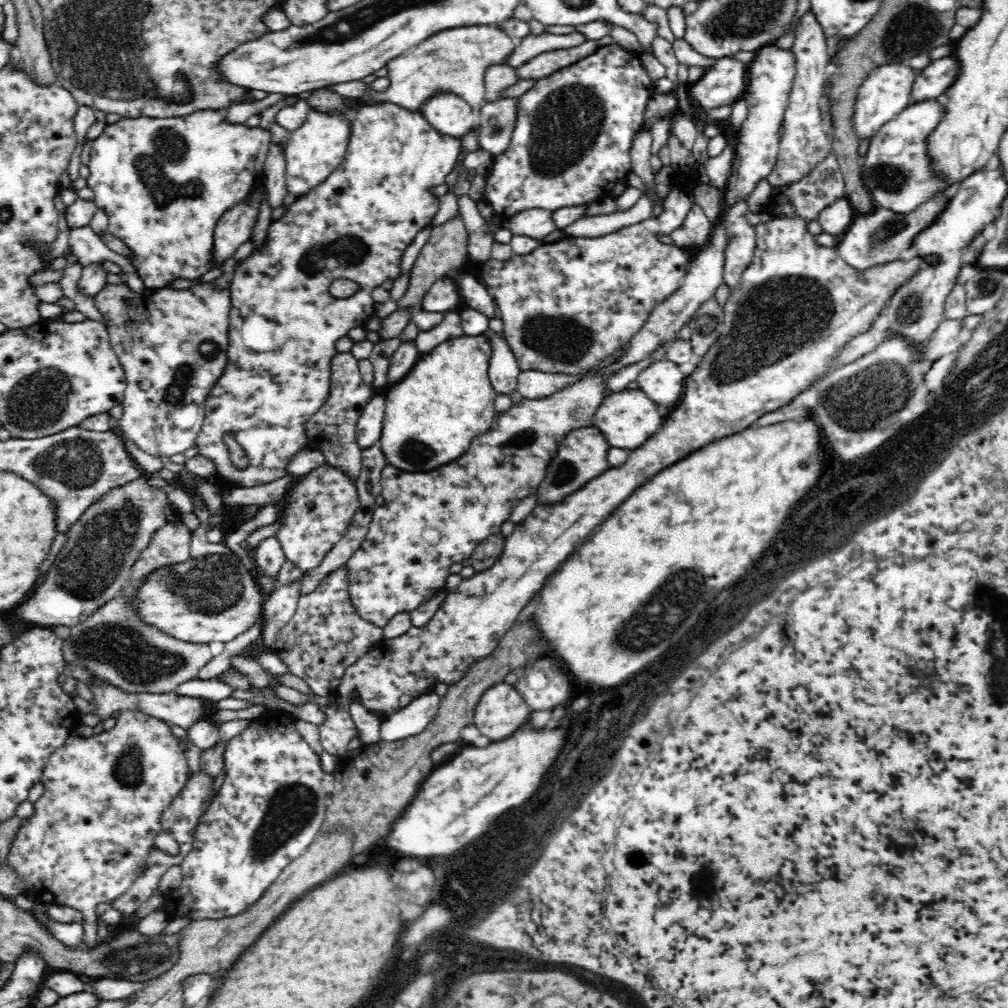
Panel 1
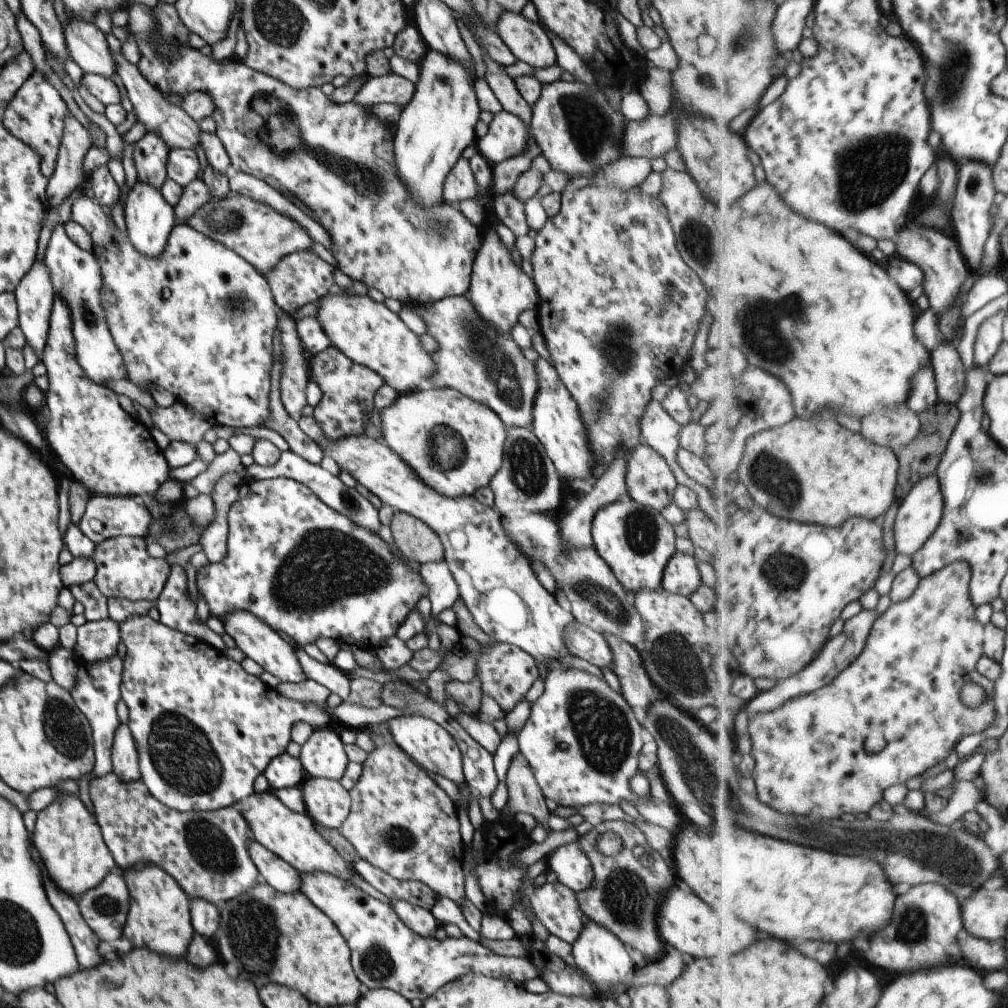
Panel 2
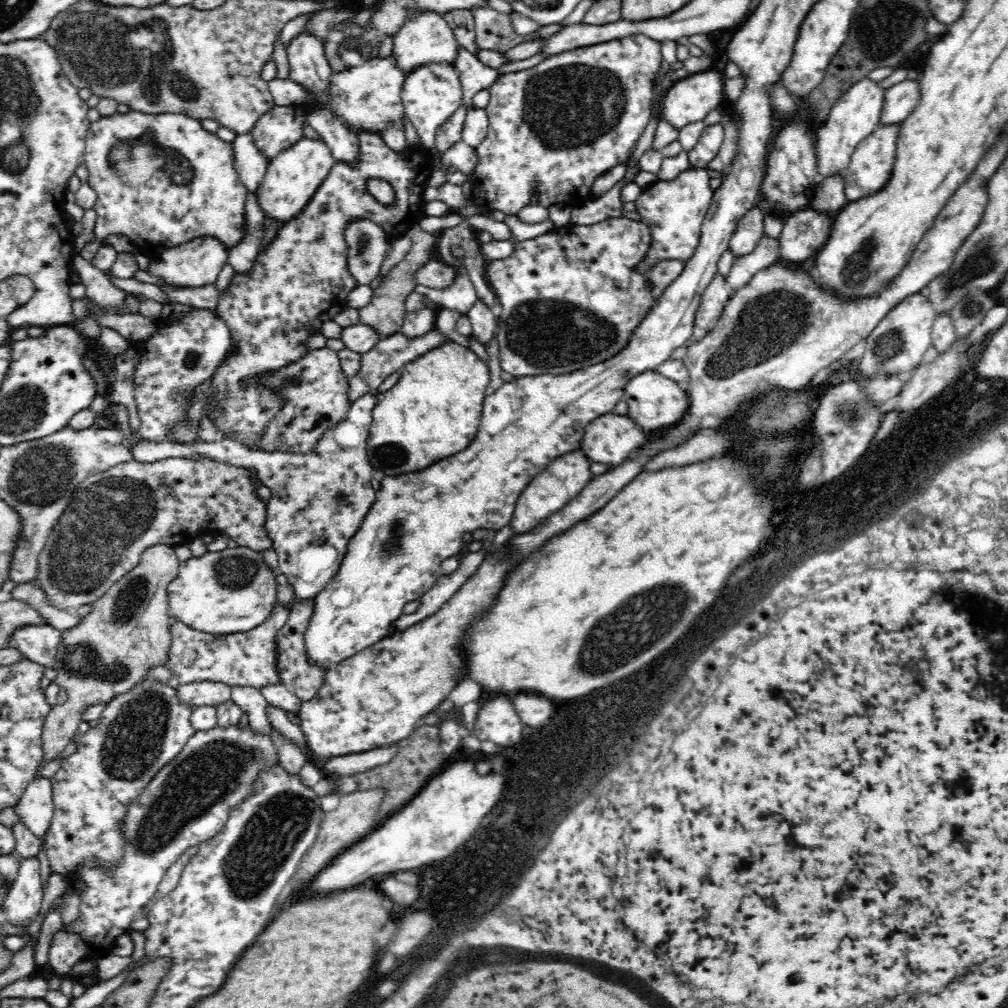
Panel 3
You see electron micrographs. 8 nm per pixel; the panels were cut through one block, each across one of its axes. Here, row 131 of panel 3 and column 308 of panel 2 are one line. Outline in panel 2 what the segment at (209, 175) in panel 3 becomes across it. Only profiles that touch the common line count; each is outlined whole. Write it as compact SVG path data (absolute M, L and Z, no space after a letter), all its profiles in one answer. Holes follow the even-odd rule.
M131 4L127 8L127 24L126 29L128 34L132 35L136 48L139 50L140 60L136 63L137 71L143 76L146 82L149 82L156 90L161 92L161 95L187 95L191 92L204 93L209 96L211 103L214 105L214 110L210 118L214 121L214 134L223 146L227 154L229 163L233 170L246 173L254 178L261 179L269 187L279 191L279 189L290 192L297 197L309 210L313 211L316 222L328 233L330 242L333 244L331 251L334 261L337 262L337 269L342 271L349 279L361 282L366 288L373 288L379 291L385 299L394 299L405 306L411 304L425 305L428 303L442 300L446 297L465 296L470 286L470 273L472 263L475 259L477 250L481 245L479 228L472 226L457 210L454 204L441 202L437 207L431 209L421 209L413 205L406 196L405 190L401 188L399 180L397 180L396 169L392 158L392 136L393 127L390 129L387 125L387 120L379 122L375 118L370 118L365 115L365 110L368 107L357 105L356 103L345 102L336 104L330 102L328 96L321 93L320 88L310 87L302 90L294 90L285 84L274 80L269 76L256 72L244 66L241 60L232 58L231 60L214 62L209 57L203 56L197 50L190 48L188 45L184 49L175 49L170 55L158 53L152 47L152 39L156 34L157 24L153 19L152 10L143 4ZM361 170L367 170L373 178L362 178Z

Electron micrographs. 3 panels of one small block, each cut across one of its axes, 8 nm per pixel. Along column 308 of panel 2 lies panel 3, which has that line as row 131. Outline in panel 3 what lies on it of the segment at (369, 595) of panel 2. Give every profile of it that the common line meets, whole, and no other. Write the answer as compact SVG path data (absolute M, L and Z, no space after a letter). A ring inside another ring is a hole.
M630 35L626 38L614 39L597 45L578 47L574 50L560 52L560 54L549 55L538 66L515 73L503 74L489 88L490 103L488 103L486 111L488 111L488 117L490 117L490 132L484 138L484 142L475 148L478 155L478 164L476 164L476 170L471 176L475 203L486 210L498 210L505 215L516 215L521 208L528 206L534 198L540 206L546 208L553 204L562 204L562 206L568 206L571 209L592 199L590 196L594 181L600 179L612 168L628 162L630 150L637 144L652 118L652 86L654 86L654 76L658 74L660 62L662 62L660 46L661 42L654 41L646 35Z

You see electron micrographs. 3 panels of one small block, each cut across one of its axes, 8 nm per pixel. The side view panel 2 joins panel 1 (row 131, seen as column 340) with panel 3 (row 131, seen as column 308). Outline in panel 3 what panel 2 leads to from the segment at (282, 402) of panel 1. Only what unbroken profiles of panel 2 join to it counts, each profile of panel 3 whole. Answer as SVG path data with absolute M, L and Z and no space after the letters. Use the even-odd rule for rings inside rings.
M362 131L357 132L357 136L360 146L357 160L336 161L328 177L304 206L304 210L292 220L282 223L275 238L258 253L254 266L244 274L234 272L228 287L219 293L216 311L229 326L232 341L229 352L232 353L218 364L211 377L208 406L205 406L205 415L217 428L218 438L238 441L254 451L265 451L261 446L263 430L285 407L285 398L279 392L271 390L265 384L266 380L310 352L311 349L307 347L308 339L315 334L322 334L324 322L334 320L336 314L348 310L348 294L360 285L352 276L347 263L347 250L350 247L346 243L344 232L352 222L368 220L376 223L384 229L385 238L391 245L423 219L426 207L423 194L434 166L420 142L416 146L407 144L403 150L395 151L386 145L381 133ZM370 180L390 183L394 189L394 202L382 204L371 196L367 189L367 182Z

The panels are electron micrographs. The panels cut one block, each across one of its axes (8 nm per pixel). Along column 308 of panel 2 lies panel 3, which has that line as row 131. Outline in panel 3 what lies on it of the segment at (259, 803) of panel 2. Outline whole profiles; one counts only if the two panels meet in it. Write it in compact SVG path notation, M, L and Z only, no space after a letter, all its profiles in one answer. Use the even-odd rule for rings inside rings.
M866 77L855 82L832 106L826 124L817 128L815 132L820 178L838 174L846 169L850 165L851 156L856 147L881 125L880 117L884 108L884 98L886 98L885 90L886 88L880 86L879 82Z

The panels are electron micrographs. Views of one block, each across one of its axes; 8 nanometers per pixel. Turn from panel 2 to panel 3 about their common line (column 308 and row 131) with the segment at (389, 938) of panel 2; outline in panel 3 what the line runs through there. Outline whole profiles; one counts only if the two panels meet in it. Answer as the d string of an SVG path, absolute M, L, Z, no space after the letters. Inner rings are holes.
M901 122L880 125L869 137L866 137L851 156L850 165L840 173L844 177L845 191L848 200L857 201L864 197L881 191L890 180L891 170L896 158L899 131L902 130Z

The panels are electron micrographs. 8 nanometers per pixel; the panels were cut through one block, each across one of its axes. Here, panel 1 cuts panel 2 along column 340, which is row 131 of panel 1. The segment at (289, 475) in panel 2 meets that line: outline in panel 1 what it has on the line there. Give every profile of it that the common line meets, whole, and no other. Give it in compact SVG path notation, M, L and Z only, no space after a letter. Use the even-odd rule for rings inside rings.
M520 96L504 97L498 102L484 103L476 113L480 125L481 148L492 156L504 154L512 142L518 121Z

